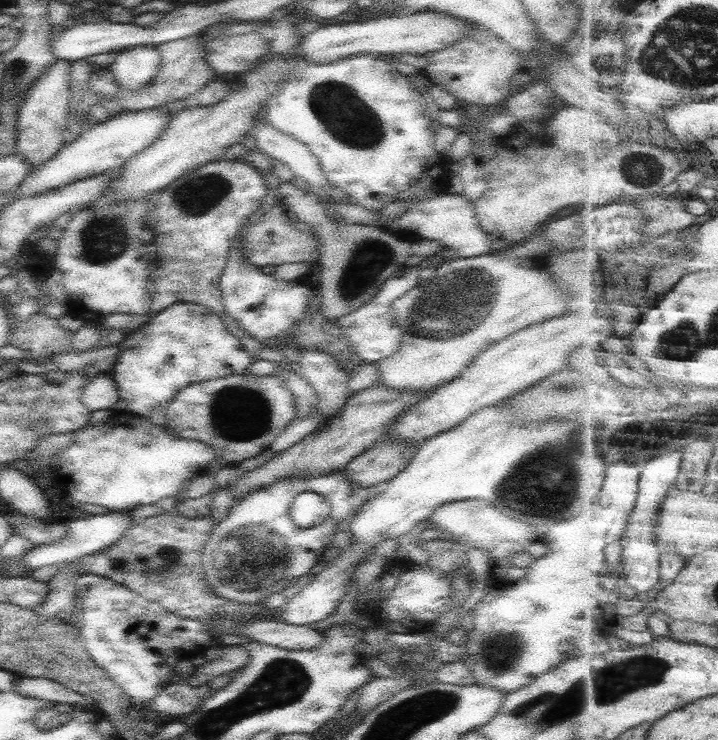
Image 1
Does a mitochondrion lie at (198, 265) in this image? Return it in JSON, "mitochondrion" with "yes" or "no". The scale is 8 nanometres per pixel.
{"mitochondrion":"no"}

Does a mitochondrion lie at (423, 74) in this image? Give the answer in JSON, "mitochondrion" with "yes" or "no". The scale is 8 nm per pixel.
{"mitochondrion":"no"}

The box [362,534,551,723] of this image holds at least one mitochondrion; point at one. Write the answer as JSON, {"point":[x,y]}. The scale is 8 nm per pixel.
{"point":[502,652]}

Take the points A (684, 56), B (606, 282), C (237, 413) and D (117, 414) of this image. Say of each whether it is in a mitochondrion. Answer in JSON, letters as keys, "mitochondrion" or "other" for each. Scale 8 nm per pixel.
{"A":"mitochondrion","B":"other","C":"mitochondrion","D":"other"}

